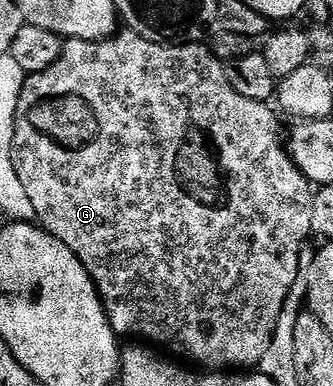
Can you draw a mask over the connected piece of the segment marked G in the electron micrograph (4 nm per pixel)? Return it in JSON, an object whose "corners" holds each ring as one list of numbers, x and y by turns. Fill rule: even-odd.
{"corners":[[129,29,119,30,109,39,67,39,56,65,44,69,44,73,26,76,20,105,16,109,16,174,28,192,32,209,36,209,42,230,68,245,68,249,81,259,98,290,115,335,135,335,138,338,135,340,145,341,155,348,167,347,172,354,199,363,194,365,202,369,254,369,269,353,278,318,286,307,286,298,294,282,300,279,298,266,302,263,302,246,306,238,311,238,314,229,316,194,310,180,294,164,278,119,279,112,270,103,251,101,228,85,226,68,209,46,192,42,181,45,153,43]]}

